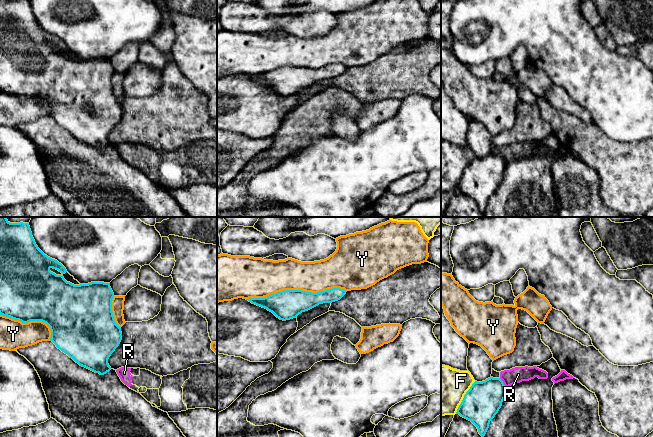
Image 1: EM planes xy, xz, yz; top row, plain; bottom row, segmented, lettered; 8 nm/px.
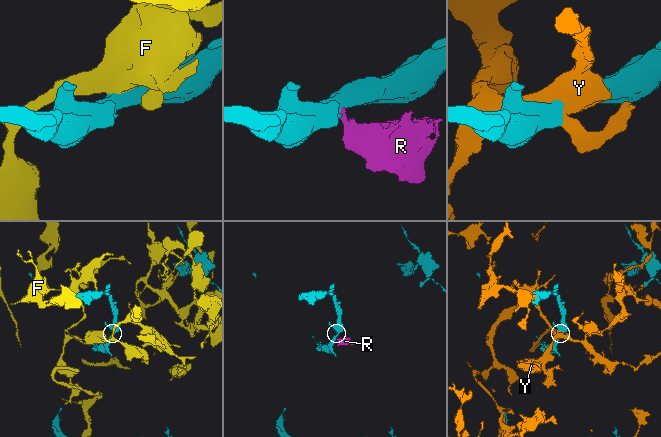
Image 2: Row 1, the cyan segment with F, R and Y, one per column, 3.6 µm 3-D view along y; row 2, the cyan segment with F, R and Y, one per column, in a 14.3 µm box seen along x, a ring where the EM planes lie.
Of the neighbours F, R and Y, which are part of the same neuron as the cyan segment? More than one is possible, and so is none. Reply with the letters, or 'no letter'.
no letter

